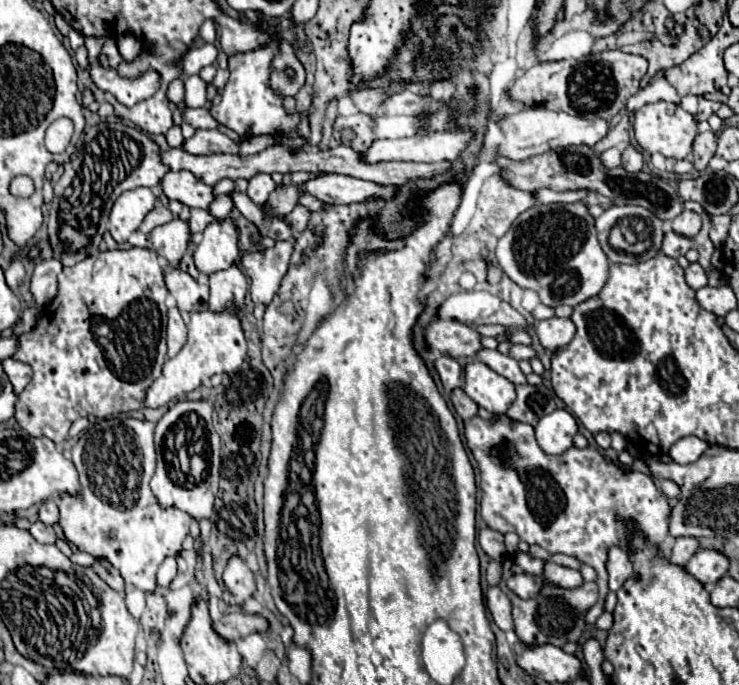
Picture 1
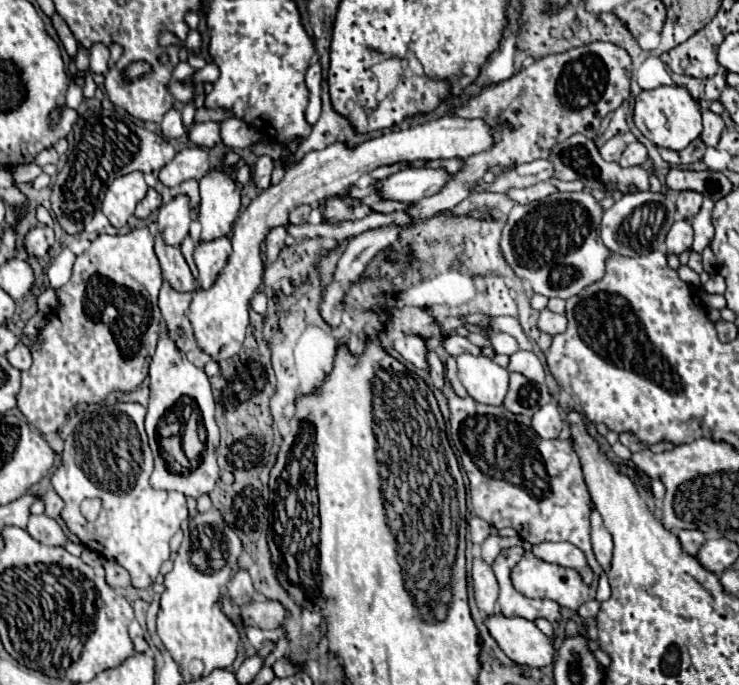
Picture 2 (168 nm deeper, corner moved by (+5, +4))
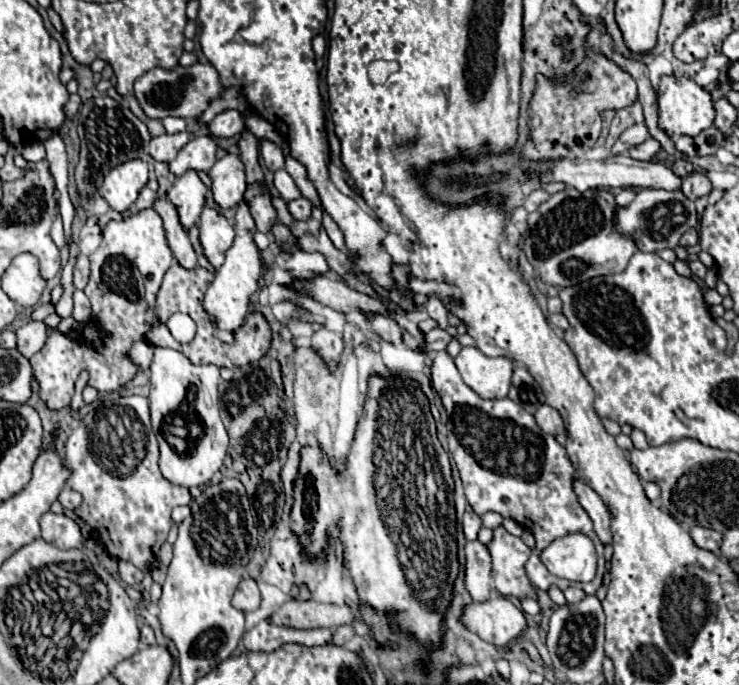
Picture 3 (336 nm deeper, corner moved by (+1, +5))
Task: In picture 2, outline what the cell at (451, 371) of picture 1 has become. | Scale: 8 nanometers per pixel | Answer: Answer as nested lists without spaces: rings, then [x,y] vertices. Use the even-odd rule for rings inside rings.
[[[400,336],[394,340],[394,350],[400,352],[416,368],[426,370],[426,344],[420,336]]]

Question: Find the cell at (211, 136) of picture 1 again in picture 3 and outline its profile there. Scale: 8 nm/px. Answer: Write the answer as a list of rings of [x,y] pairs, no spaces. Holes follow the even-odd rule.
[[[224,111],[214,117],[214,121],[208,125],[208,131],[212,137],[218,139],[230,139],[244,129],[244,117],[238,111]]]

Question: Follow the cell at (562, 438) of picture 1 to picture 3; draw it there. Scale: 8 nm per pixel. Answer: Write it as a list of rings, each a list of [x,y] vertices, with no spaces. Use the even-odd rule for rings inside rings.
[[[542,405],[536,413],[534,413],[534,419],[538,423],[538,427],[544,431],[544,433],[550,433],[550,435],[558,435],[558,433],[564,433],[564,423],[562,423],[562,417],[556,409],[552,409],[550,405]]]

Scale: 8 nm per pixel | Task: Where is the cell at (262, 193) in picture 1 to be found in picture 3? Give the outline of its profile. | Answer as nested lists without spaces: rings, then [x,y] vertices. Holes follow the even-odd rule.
[[[262,141],[262,159],[264,159],[264,165],[274,173],[278,169],[284,167],[284,153],[278,145],[274,145],[272,141]]]

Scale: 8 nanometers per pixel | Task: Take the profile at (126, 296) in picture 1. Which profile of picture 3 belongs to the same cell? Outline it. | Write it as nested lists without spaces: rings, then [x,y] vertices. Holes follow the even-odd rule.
[[[144,209],[138,215],[130,215],[122,221],[110,221],[102,231],[102,245],[90,255],[90,281],[84,287],[92,303],[92,323],[100,335],[100,343],[86,341],[78,331],[48,335],[46,345],[30,359],[34,377],[40,385],[40,399],[48,409],[60,411],[70,405],[74,395],[74,385],[82,371],[88,371],[88,385],[96,391],[116,391],[140,373],[140,367],[130,359],[130,349],[136,341],[144,341],[150,329],[154,329],[160,319],[154,305],[148,301],[148,291],[154,287],[154,295],[162,285],[166,269],[172,265],[174,257],[166,245],[162,219],[154,209]]]

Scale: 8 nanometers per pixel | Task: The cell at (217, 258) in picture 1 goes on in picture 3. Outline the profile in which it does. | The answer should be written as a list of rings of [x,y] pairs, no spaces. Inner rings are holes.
[[[226,153],[222,159],[214,163],[214,167],[208,171],[212,179],[212,195],[220,209],[236,207],[246,191],[246,177],[244,177],[244,163],[232,155]]]

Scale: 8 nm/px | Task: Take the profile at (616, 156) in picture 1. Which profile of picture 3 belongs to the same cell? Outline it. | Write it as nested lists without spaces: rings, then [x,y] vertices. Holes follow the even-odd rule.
[[[644,123],[634,125],[634,127],[626,129],[626,131],[618,137],[618,141],[616,141],[614,147],[610,149],[610,153],[612,153],[612,155],[622,155],[622,153],[626,153],[630,147],[642,143],[644,139],[648,139],[648,129],[644,127]]]

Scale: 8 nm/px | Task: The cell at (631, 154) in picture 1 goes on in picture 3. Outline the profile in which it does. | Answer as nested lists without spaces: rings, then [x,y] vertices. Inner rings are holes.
[[[648,137],[642,145],[636,145],[634,149],[630,149],[628,151],[628,155],[632,157],[632,159],[640,159],[640,161],[650,161],[656,153],[658,153],[658,149],[660,149],[660,143],[656,141],[656,139],[652,139],[652,137]]]

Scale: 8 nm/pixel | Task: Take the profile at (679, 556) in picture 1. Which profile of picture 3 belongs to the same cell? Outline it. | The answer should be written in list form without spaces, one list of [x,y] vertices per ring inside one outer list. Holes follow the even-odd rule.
[[[692,527],[690,537],[700,549],[718,553],[718,547],[720,547],[720,541],[722,541],[722,535],[718,531],[712,531],[712,529],[706,529],[706,527]]]

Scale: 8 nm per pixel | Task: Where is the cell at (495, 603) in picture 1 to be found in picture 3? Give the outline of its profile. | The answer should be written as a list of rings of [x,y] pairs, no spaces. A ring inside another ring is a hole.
[[[480,541],[466,543],[466,589],[474,601],[488,601],[492,591],[490,551]]]

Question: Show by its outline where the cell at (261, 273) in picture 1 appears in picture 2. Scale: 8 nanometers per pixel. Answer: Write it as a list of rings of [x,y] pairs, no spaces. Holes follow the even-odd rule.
[[[276,226],[268,232],[268,236],[266,236],[266,256],[268,256],[270,262],[274,262],[278,258],[280,250],[286,244],[286,236],[288,236],[288,232],[286,232],[284,226]]]

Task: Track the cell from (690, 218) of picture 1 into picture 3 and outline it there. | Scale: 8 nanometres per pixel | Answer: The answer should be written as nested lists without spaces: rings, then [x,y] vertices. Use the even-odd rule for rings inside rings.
[[[692,173],[692,175],[688,175],[688,177],[682,181],[682,193],[684,193],[690,201],[696,201],[696,199],[700,199],[700,197],[706,197],[710,191],[712,191],[710,181],[708,181],[704,175],[700,175],[700,173]]]

